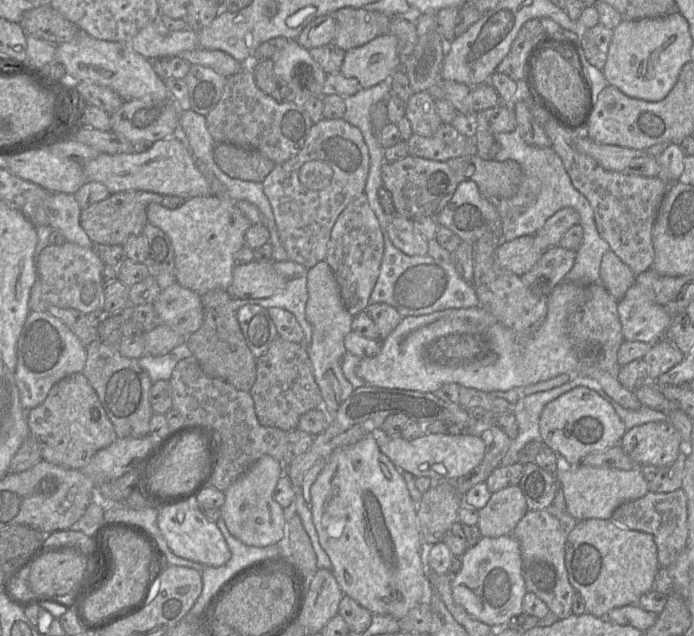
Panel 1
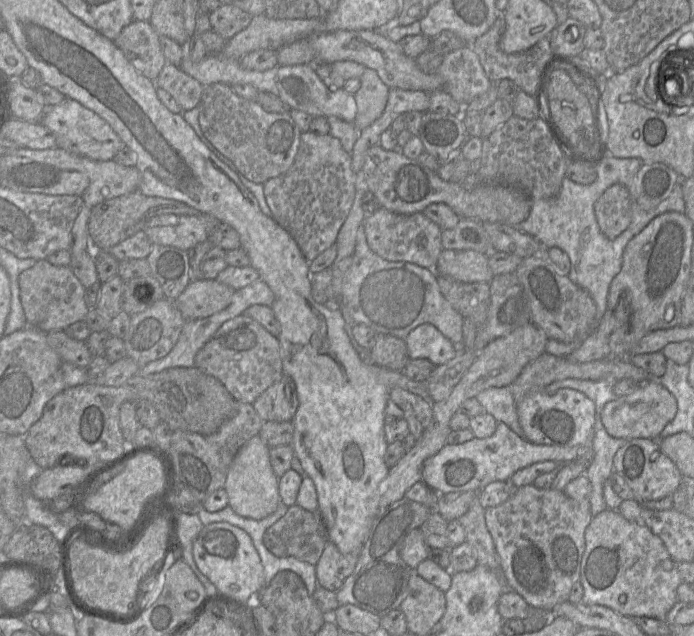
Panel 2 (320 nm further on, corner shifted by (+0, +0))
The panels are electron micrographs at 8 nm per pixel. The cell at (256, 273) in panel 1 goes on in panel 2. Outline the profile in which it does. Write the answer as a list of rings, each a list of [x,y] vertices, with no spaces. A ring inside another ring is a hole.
[[[193,280],[174,300],[185,321],[201,319],[229,306],[236,290],[217,280]]]

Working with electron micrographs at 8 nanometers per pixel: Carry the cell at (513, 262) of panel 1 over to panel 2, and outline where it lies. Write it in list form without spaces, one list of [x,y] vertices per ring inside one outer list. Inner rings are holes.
[[[442,249],[434,271],[438,275],[443,275],[460,282],[490,282],[494,276],[489,264],[488,255],[480,253],[475,250],[456,250],[456,249]]]

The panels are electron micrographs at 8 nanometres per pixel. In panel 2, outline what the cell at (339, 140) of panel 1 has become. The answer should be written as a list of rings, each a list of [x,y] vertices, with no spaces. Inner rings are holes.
[[[306,131],[301,134],[300,145],[292,166],[285,173],[267,180],[263,185],[272,219],[291,235],[305,259],[310,263],[336,243],[339,230],[354,201],[357,175],[352,170],[351,155],[342,148],[337,138],[330,134],[317,135]]]

